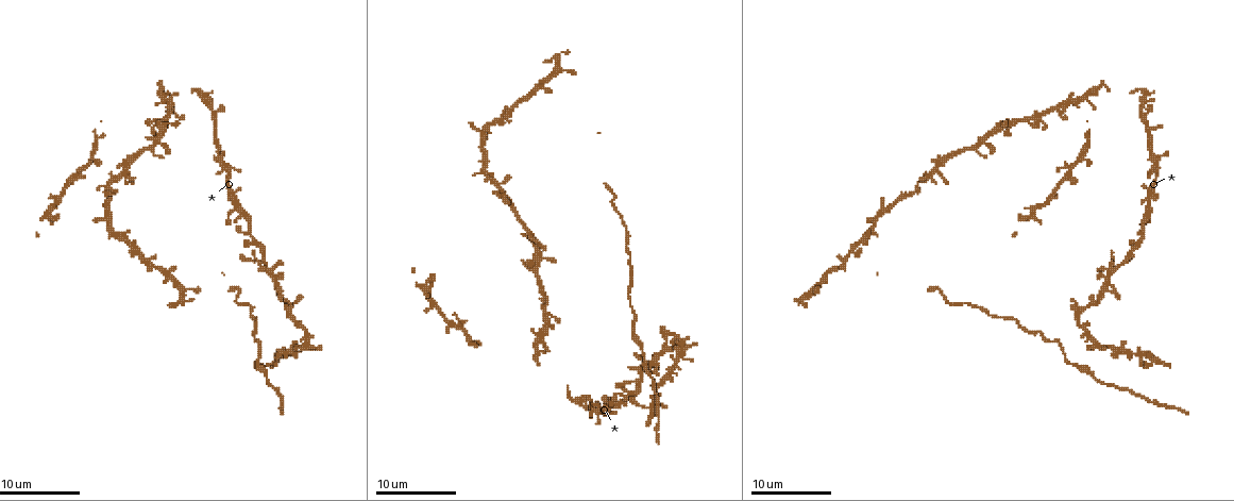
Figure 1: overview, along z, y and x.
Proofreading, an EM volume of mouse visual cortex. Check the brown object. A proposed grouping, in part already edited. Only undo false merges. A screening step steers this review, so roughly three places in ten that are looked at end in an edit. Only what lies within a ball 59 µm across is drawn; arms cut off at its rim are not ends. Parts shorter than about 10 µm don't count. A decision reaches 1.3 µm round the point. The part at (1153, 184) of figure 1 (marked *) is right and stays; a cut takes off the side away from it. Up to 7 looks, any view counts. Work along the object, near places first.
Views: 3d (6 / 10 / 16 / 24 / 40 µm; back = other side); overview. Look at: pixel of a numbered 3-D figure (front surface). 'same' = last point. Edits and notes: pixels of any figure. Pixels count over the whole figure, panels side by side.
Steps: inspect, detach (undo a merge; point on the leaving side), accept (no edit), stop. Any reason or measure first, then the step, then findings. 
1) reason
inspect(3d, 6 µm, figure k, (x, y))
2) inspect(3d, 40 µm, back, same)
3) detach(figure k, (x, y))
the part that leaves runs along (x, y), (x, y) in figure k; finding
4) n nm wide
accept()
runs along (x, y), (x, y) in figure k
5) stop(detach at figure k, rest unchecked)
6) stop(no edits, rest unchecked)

two arms in line, one across
inspect(3d, 16 µm, figure 1, (246, 218))

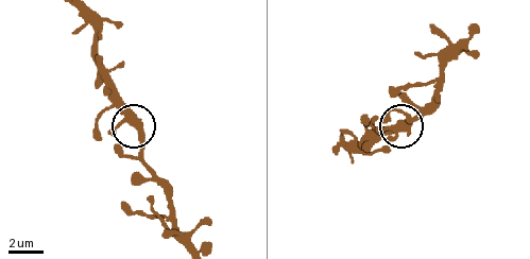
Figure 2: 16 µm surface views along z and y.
inspect(3d, 16 µm, back, figure 2, (404, 121))

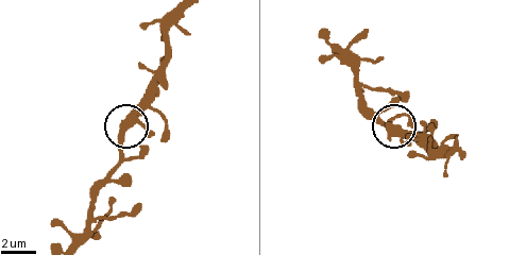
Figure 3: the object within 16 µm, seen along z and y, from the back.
accept()
runs along (166, 55), (165, 71), (147, 105), (125, 132), (120, 164) in figure 3; all the same neuron

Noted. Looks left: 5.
four-way junction
inspect(3d, 10 µm, figure 1, (305, 330))

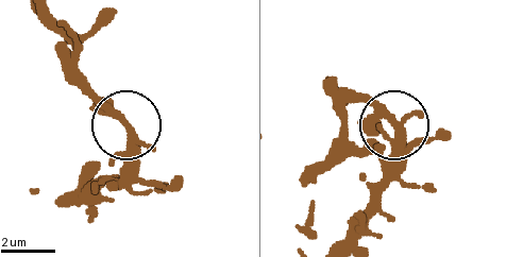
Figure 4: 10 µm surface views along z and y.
4 arms
accept()
runs along (304, 185), (354, 103), (372, 105), (390, 121), (393, 175) in figure 4; all the same neuron

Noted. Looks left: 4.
four-way junction
inspect(3d, 10 µm, figure 1, (1113, 349))

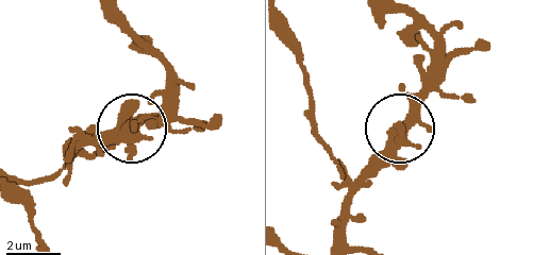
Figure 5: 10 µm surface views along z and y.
accept()
one neuron here

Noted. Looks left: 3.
stop(no edits, rest unchecked)

